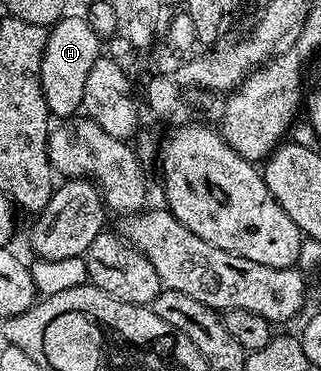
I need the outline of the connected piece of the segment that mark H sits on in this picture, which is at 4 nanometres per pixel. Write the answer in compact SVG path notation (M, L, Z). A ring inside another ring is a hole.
M66 16L48 27L47 44L43 48L41 65L41 87L47 100L50 115L57 120L68 120L81 110L83 88L87 88L87 76L95 68L95 60L102 57L102 39L91 28L88 17Z

